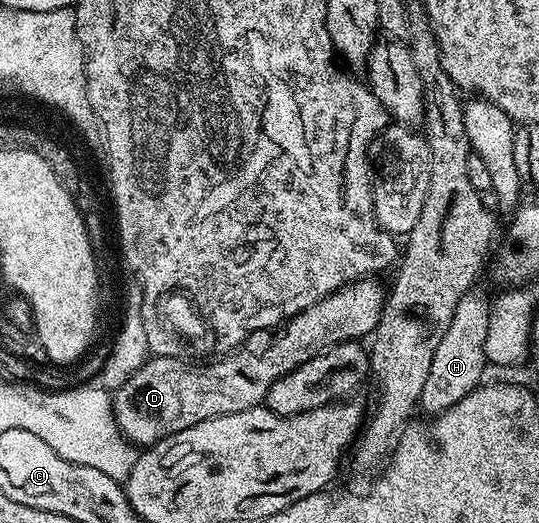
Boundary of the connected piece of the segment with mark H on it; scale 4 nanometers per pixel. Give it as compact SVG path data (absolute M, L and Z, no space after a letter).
M472 289L457 301L457 309L453 312L453 321L449 321L449 329L445 329L445 337L437 345L433 353L433 365L429 365L429 377L425 377L425 389L421 389L419 407L428 411L428 416L440 415L445 409L457 405L461 397L465 397L484 382L483 370L489 367L485 357L485 337L489 337L489 321L491 320L490 298Z

